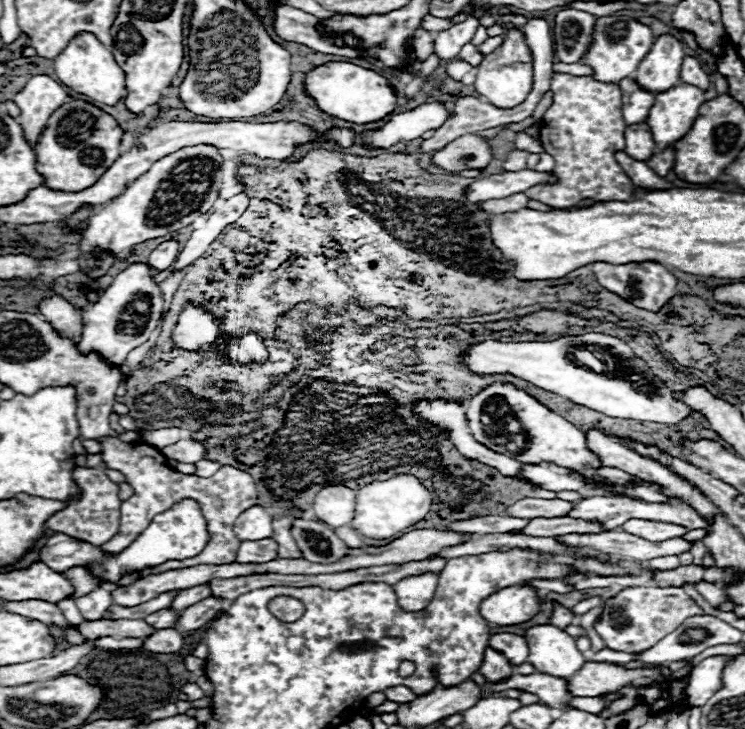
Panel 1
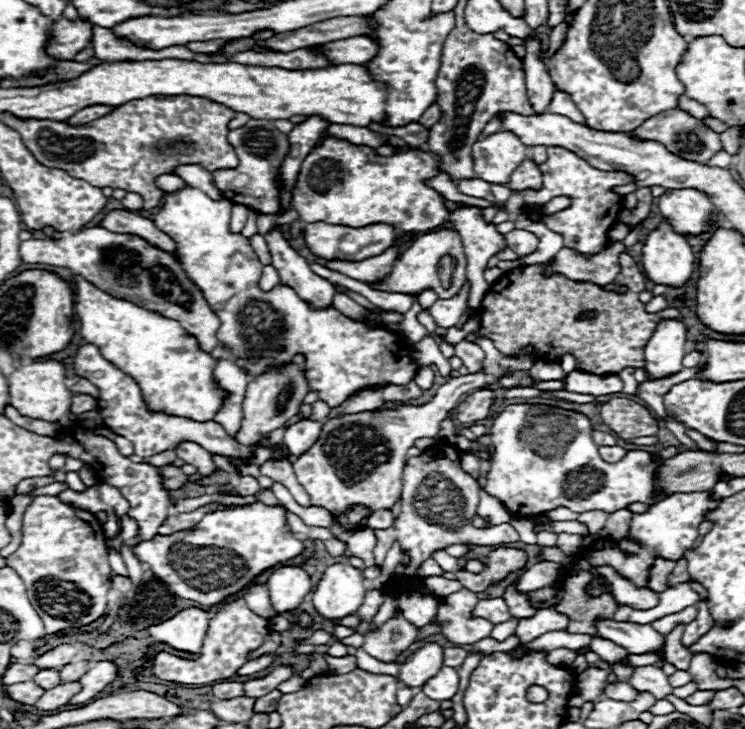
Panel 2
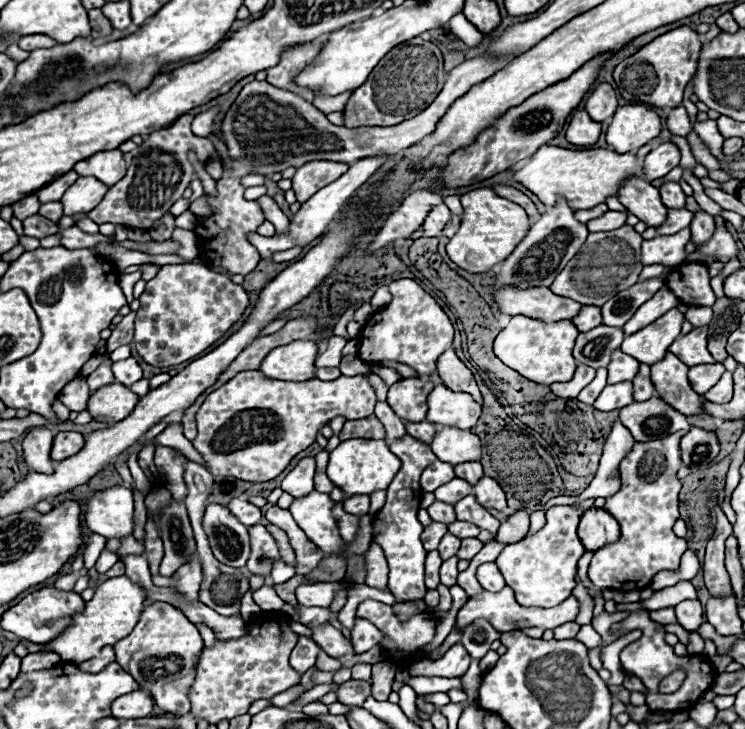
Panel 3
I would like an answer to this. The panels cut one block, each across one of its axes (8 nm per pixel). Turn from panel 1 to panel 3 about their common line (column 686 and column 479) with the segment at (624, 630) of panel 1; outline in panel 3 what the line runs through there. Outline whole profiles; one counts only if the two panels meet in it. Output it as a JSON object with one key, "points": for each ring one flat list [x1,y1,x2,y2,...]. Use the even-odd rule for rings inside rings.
{"points":[[504,586,500,592,482,592,478,596,472,596,458,612,458,628,462,630,466,624,470,624,472,620,476,618,484,618,488,620,500,634,504,632,512,632,512,630,524,630,524,628,542,628,542,630,554,630,556,626,562,626,566,622,574,622,576,616,578,616,578,610,580,610,580,602,570,596,568,600,564,600,562,604,550,608,550,610,544,610,544,608,526,608,526,606,520,606,516,600,514,600,514,590,510,586]]}

